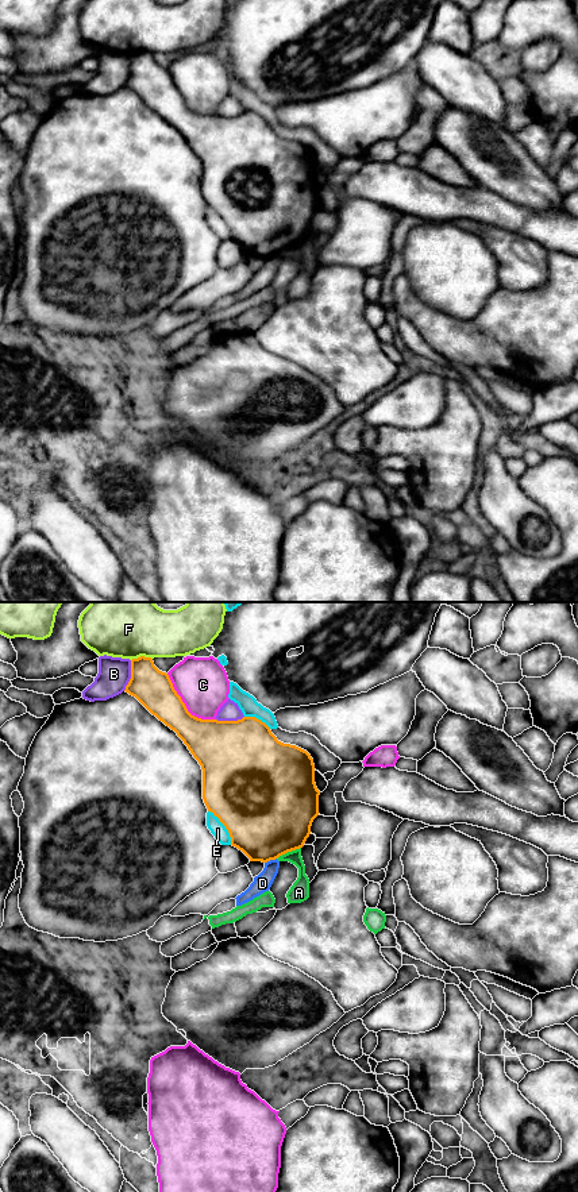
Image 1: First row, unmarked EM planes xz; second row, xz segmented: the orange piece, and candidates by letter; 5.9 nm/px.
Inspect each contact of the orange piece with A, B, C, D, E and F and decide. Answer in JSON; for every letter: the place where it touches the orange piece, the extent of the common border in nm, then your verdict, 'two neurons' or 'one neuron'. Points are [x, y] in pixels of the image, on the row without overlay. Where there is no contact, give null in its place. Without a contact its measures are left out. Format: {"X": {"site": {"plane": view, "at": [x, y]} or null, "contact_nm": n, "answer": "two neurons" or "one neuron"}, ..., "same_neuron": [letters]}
{"A": {"site": {"plane": "xz", "at": [288, 246]}, "contact_nm": 160, "answer": "two neurons"}, "B": {"site": {"plane": "xz", "at": [131, 70]}, "contact_nm": 190, "answer": "two neurons"}, "C": {"site": {"plane": "xz", "at": [185, 101]}, "contact_nm": 400, "answer": "two neurons"}, "D": {"site": {"plane": "xz", "at": [270, 254]}, "contact_nm": 80, "answer": "two neurons"}, "E": {"site": {"plane": "xz", "at": [224, 220]}, "contact_nm": 240, "answer": "two neurons"}, "F": {"site": {"plane": "xz", "at": [141, 51]}, "contact_nm": 130, "answer": "two neurons"}, "same_neuron": []}

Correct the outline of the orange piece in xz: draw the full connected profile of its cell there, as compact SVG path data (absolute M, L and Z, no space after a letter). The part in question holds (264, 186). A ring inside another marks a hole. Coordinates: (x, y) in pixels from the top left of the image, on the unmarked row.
M151 53L131 55L131 74L126 88L135 92L153 111L177 128L203 165L203 194L215 212L226 221L231 240L250 256L267 258L304 242L313 215L319 211L320 186L315 178L315 159L311 150L277 135L270 123L255 112L238 116L201 115L192 111L173 82L166 67L159 66Z

